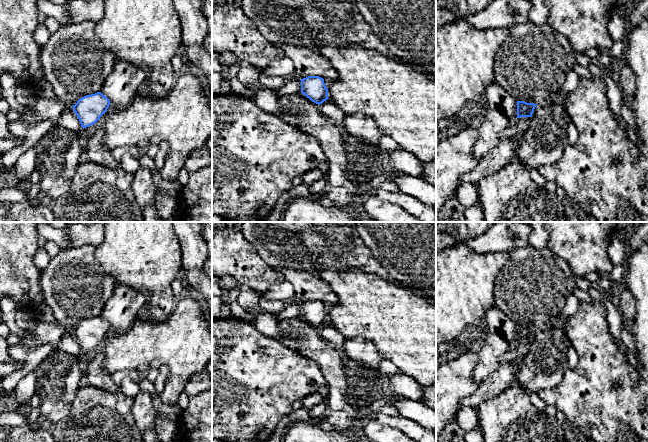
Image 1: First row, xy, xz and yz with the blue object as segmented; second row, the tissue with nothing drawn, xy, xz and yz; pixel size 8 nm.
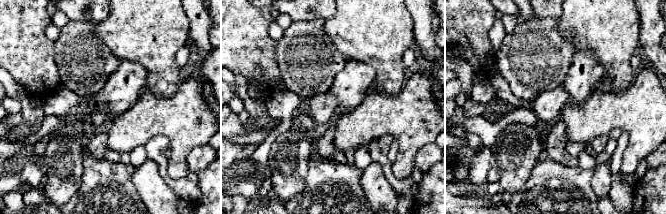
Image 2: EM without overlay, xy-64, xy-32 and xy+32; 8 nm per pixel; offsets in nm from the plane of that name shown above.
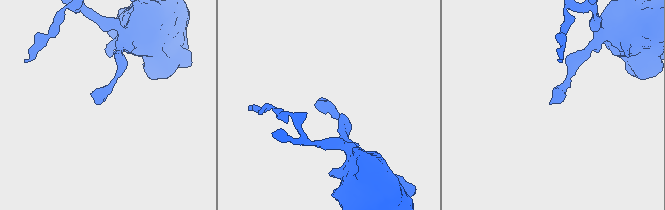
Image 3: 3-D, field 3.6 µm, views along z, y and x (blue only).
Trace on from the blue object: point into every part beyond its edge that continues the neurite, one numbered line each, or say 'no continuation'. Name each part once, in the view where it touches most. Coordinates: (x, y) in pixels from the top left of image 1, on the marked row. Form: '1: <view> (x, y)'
no continuation

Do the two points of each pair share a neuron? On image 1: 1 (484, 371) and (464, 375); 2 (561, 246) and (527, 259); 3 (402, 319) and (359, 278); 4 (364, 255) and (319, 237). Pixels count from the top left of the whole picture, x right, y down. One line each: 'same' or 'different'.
1: different
2: different
3: same
4: same

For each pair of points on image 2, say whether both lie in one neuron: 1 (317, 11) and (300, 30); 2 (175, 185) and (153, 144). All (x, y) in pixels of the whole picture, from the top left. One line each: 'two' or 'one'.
1: two
2: one

